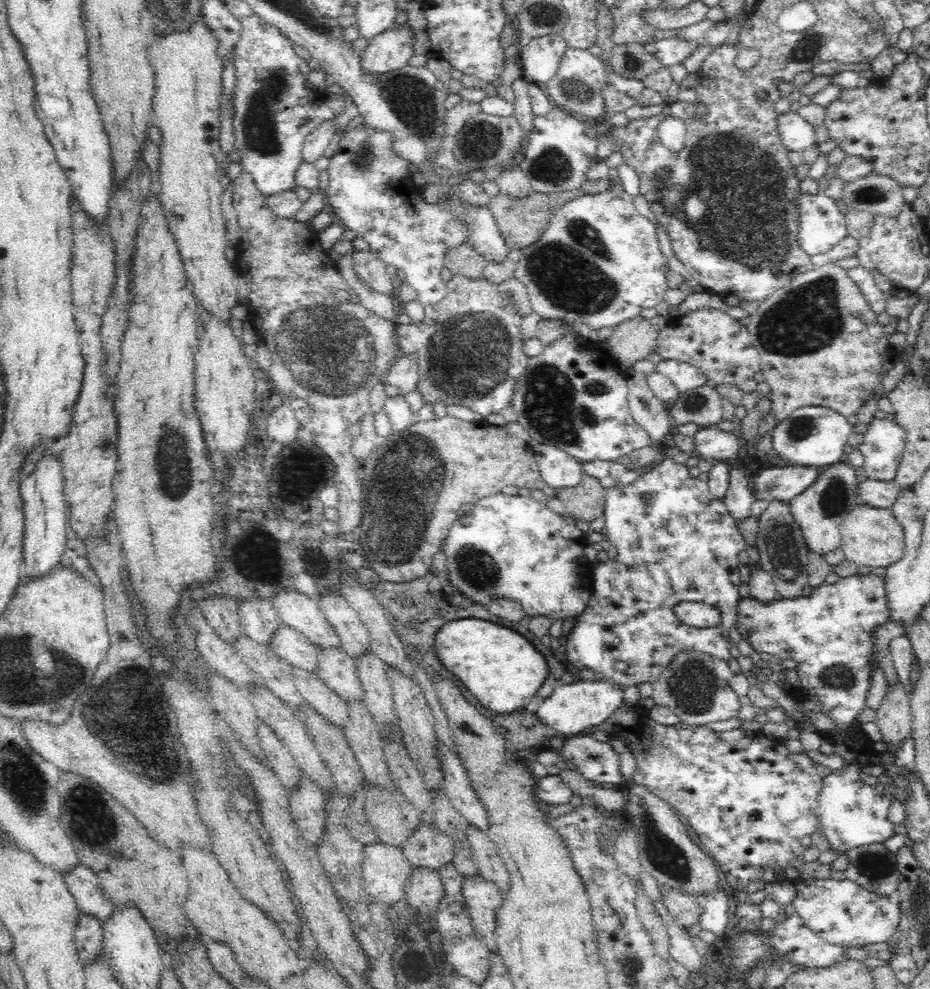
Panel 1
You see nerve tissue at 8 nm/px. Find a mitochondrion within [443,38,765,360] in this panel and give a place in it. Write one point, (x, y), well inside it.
(567, 274)

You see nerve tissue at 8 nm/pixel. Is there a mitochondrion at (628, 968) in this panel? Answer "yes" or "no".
yes

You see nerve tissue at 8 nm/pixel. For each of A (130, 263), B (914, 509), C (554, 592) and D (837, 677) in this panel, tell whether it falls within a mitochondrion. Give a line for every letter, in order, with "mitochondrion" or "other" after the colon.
A: other
B: mitochondrion
C: other
D: mitochondrion

